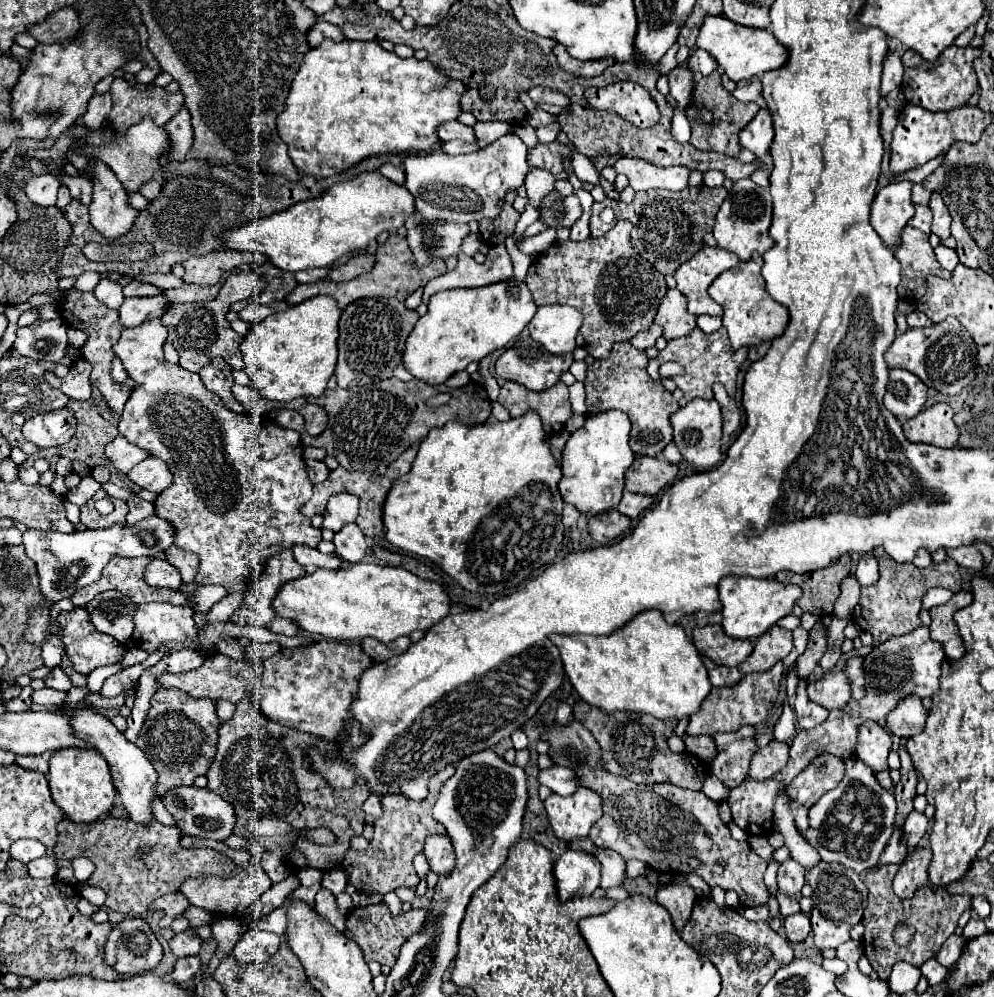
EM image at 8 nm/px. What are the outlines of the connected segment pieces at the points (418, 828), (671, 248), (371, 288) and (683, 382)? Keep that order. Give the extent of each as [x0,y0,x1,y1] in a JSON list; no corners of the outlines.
[[343,766,455,894],[589,186,727,274],[285,234,445,310],[647,326,747,400]]

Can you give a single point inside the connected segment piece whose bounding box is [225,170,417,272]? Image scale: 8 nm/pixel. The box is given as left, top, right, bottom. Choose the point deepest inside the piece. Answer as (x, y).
(314, 233)

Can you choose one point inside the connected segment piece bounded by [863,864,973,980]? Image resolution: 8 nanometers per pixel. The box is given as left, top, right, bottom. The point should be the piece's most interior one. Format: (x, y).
(933, 913)

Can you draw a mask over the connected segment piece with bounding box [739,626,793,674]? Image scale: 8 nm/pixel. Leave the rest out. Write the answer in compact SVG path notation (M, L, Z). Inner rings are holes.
M773 626L771 630L767 630L767 634L763 634L755 640L755 648L753 648L751 656L743 664L739 664L739 672L743 672L743 674L765 672L775 662L783 660L791 650L793 650L791 632L787 628Z

